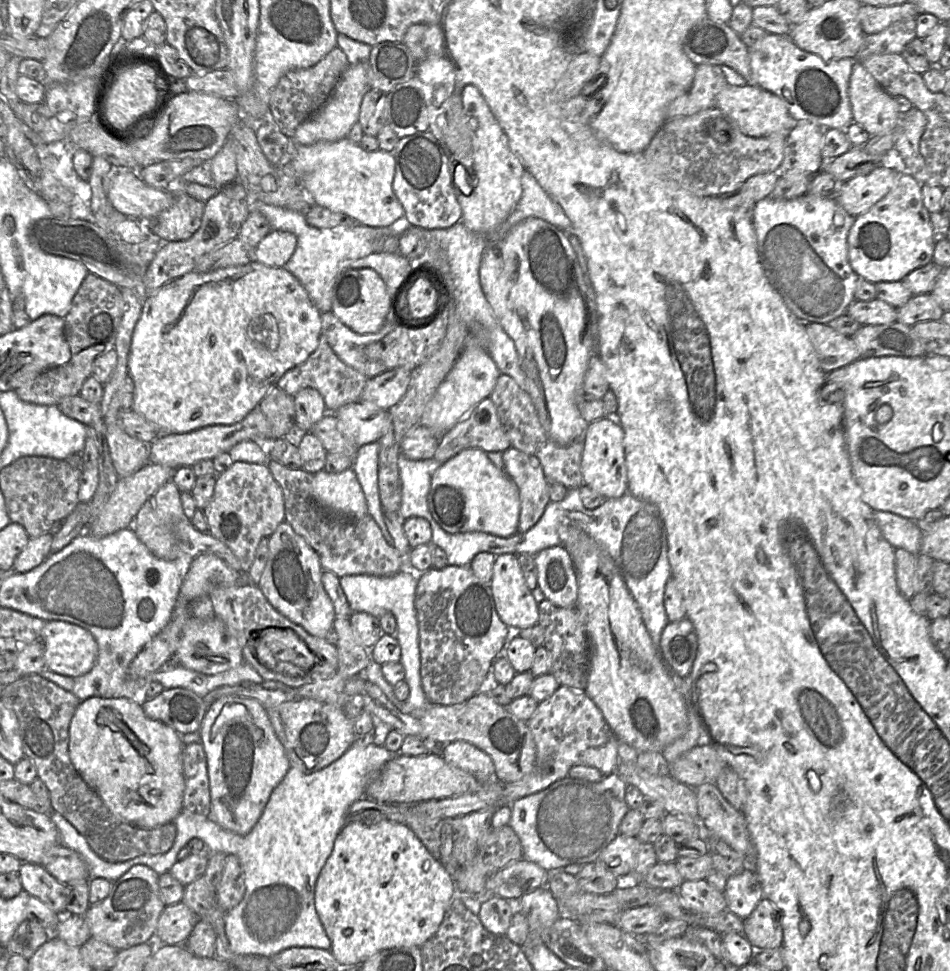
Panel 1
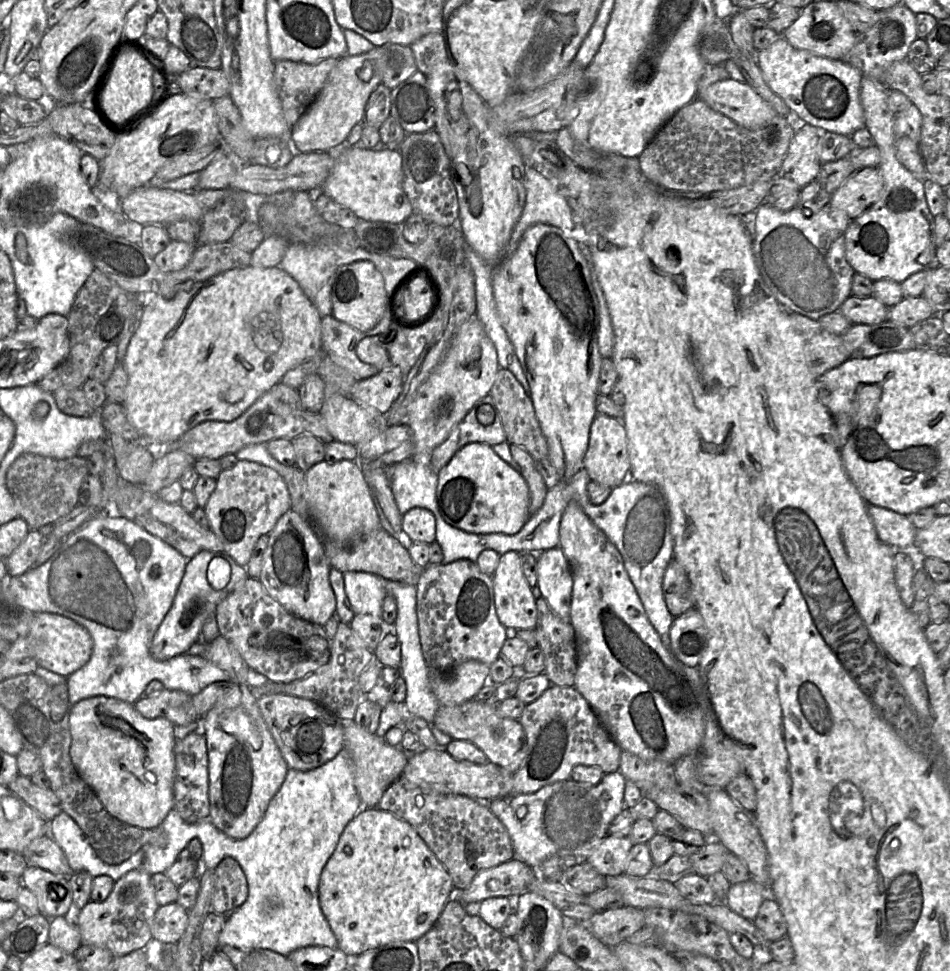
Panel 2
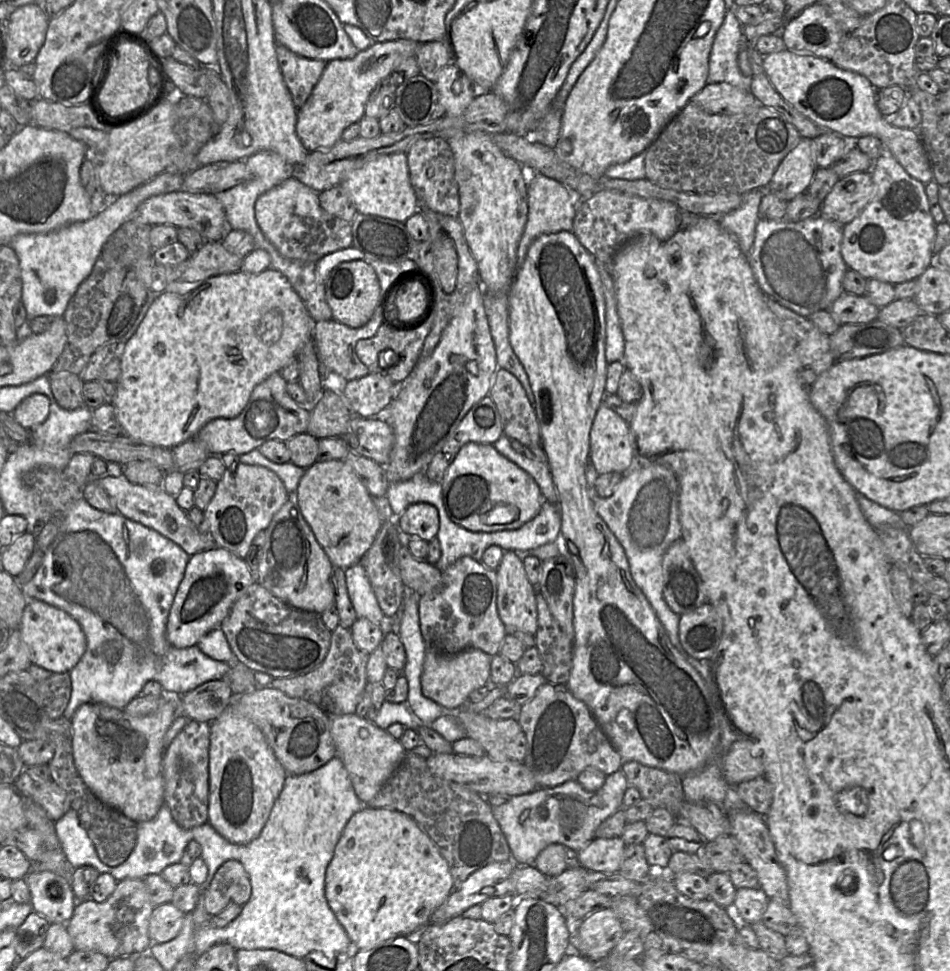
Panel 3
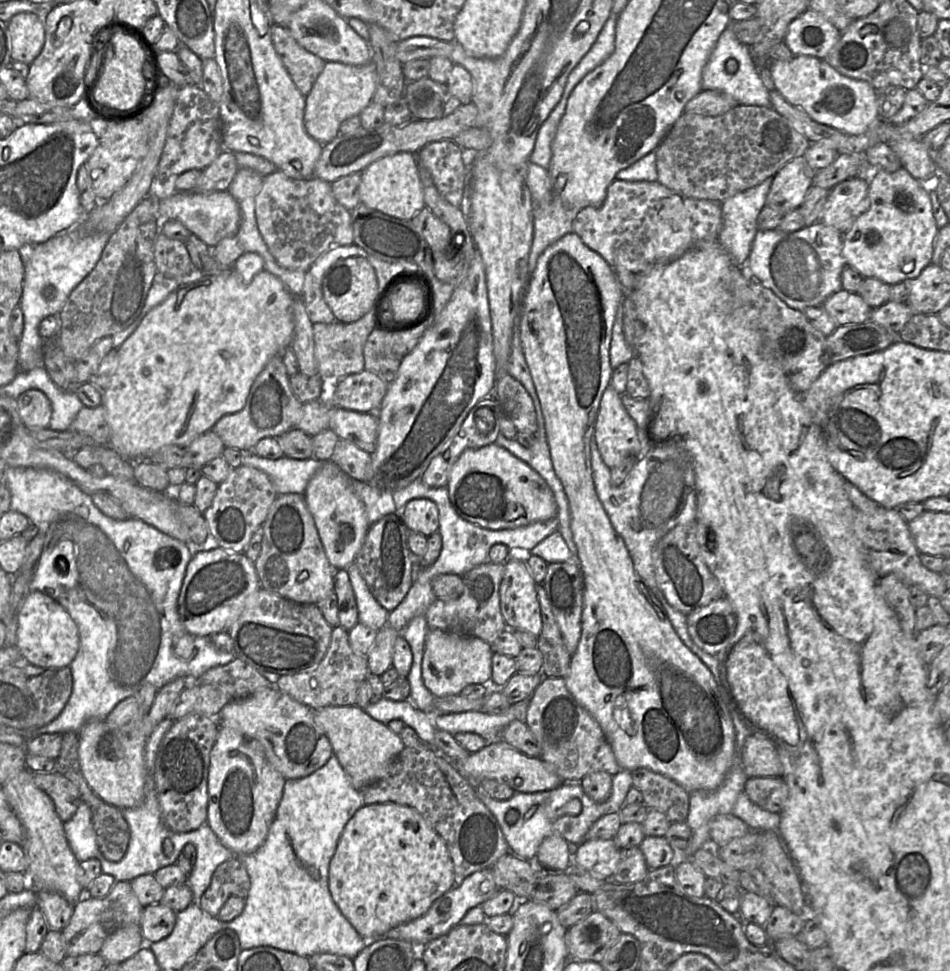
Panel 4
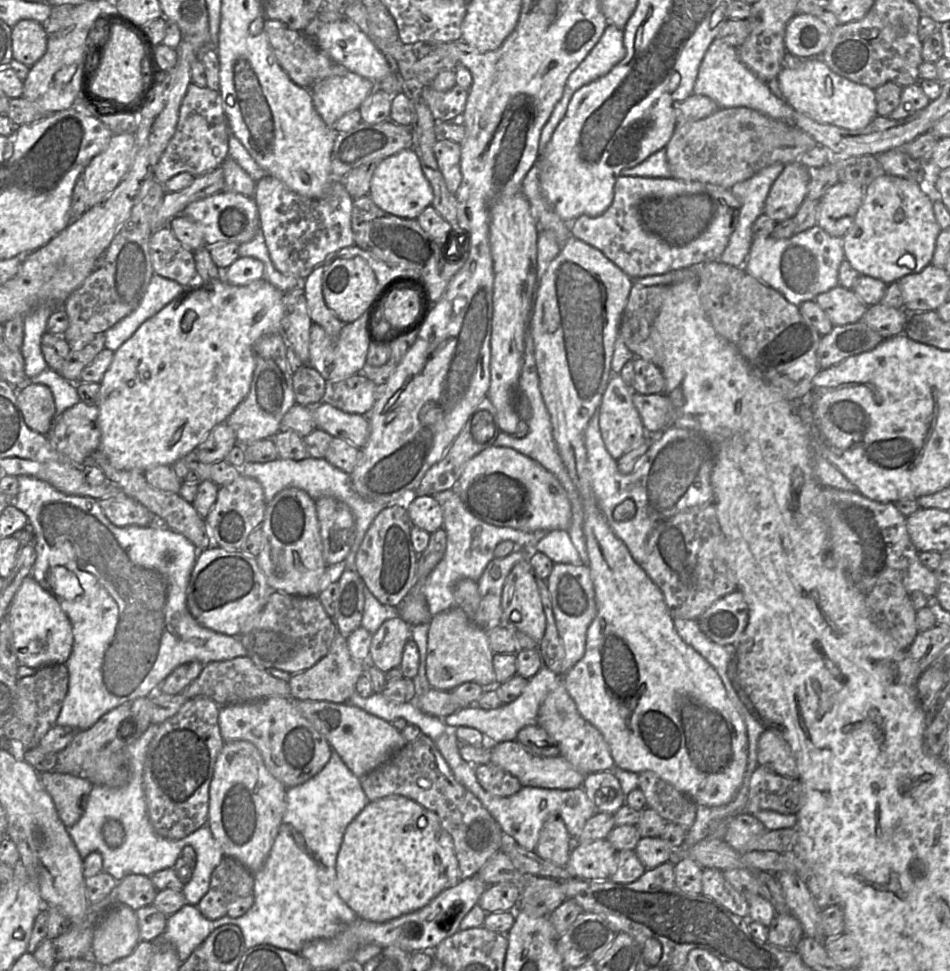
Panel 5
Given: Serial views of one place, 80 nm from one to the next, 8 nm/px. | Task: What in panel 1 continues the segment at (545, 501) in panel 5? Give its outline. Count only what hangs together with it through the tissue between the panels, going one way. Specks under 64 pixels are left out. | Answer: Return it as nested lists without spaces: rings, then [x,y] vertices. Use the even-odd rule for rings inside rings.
[[[478,448],[464,449],[448,461],[434,466],[427,502],[434,520],[450,534],[481,531],[499,537],[509,537],[518,530],[519,489],[504,470],[496,467],[487,454]]]

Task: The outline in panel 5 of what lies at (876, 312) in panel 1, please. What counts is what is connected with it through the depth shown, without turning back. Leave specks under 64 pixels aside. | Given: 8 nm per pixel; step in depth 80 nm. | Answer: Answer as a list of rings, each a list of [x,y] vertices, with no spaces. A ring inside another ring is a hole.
[[[840,285],[819,294],[814,301],[834,326],[861,321],[868,308],[852,289]]]

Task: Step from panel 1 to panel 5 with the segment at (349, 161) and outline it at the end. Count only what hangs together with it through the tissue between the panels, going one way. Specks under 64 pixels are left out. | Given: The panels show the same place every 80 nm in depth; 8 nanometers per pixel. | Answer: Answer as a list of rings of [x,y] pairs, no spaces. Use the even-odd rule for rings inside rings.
[[[413,149],[403,150],[379,162],[371,180],[369,196],[385,212],[408,219],[417,219],[427,207],[432,206],[434,199],[433,189]]]

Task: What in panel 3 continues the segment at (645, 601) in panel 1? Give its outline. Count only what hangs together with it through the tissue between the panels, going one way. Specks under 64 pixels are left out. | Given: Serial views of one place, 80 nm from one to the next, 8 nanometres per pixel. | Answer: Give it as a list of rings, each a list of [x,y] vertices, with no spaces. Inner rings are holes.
[[[635,454],[628,472],[624,474],[614,493],[608,498],[603,498],[595,490],[595,480],[599,475],[588,460],[586,467],[588,481],[594,482],[588,494],[598,515],[622,545],[632,578],[653,608],[671,644],[683,654],[678,636],[680,615],[670,609],[663,597],[662,570],[662,560],[666,551],[671,544],[681,539],[679,483],[666,465],[645,461]]]

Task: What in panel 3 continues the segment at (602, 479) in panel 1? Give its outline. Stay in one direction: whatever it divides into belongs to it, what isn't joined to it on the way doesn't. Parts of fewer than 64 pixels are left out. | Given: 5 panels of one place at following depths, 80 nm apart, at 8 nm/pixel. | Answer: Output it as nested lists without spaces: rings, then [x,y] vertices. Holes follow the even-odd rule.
[[[603,397],[590,430],[589,462],[599,476],[609,472],[627,473],[635,454],[635,441],[629,423],[609,409]]]

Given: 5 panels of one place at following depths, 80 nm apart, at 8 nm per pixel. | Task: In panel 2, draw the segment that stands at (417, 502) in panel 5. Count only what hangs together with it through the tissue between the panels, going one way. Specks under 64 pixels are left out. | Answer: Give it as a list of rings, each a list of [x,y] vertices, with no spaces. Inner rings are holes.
[[[414,507],[403,515],[402,531],[413,543],[432,544],[436,540],[436,518],[429,510]]]

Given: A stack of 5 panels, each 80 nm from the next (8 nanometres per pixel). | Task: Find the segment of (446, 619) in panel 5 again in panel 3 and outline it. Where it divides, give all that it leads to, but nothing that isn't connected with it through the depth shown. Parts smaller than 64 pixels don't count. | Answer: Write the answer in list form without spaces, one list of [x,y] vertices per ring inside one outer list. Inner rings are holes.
[[[475,648],[454,655],[427,650],[421,677],[423,694],[441,705],[445,711],[455,712],[463,708],[471,692],[490,682],[491,658],[492,656]]]

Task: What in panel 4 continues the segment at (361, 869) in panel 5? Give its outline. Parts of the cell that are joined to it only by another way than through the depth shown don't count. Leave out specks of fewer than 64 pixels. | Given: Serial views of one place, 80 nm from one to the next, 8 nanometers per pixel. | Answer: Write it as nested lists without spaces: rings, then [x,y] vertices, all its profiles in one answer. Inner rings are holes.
[[[391,802],[371,805],[365,804],[358,809],[354,816],[347,822],[339,838],[336,851],[329,865],[328,886],[332,899],[341,913],[363,939],[371,941],[383,937],[388,931],[400,924],[412,921],[424,915],[434,901],[454,887],[454,867],[445,841],[429,826],[421,814],[415,809]]]

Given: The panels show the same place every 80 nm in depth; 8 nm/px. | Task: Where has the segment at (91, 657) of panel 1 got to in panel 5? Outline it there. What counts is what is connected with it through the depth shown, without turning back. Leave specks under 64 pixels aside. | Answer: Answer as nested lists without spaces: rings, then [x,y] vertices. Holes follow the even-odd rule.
[[[32,575],[23,580],[12,598],[8,615],[19,665],[40,669],[46,665],[67,662],[74,644],[72,624],[57,599]]]

